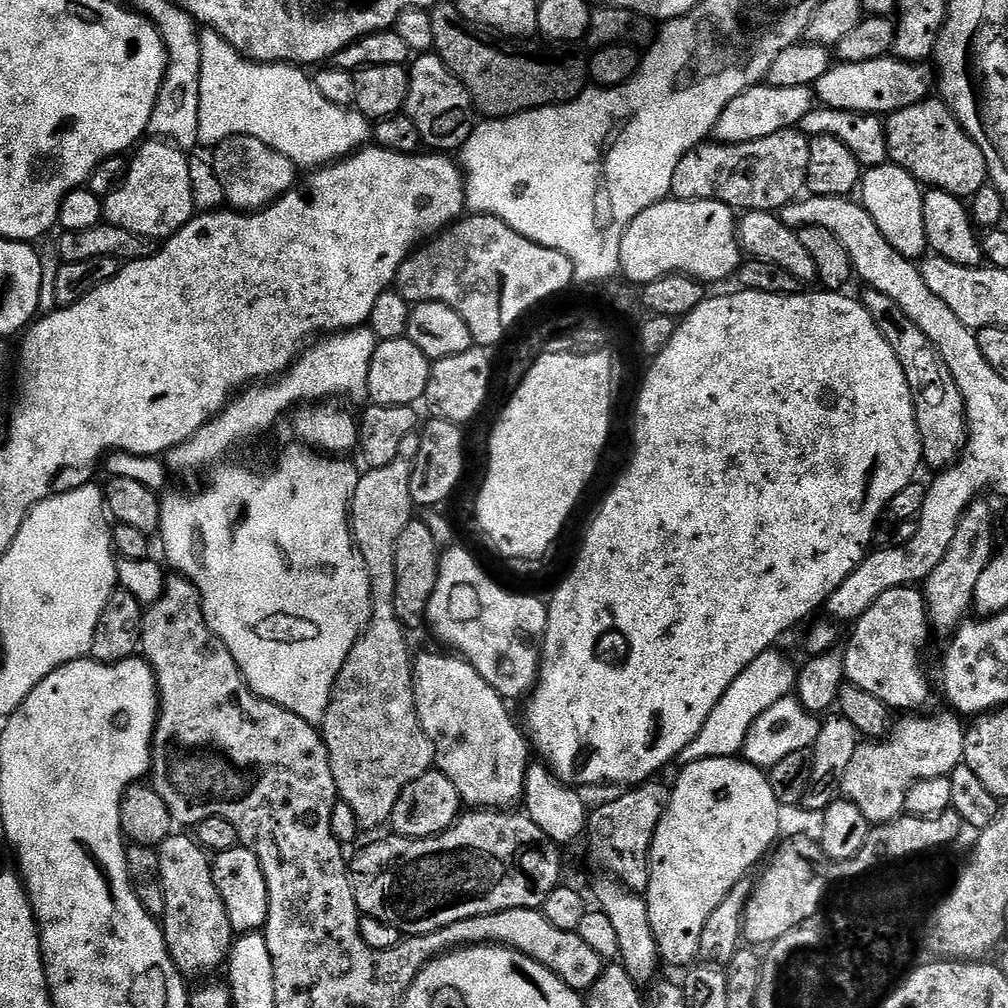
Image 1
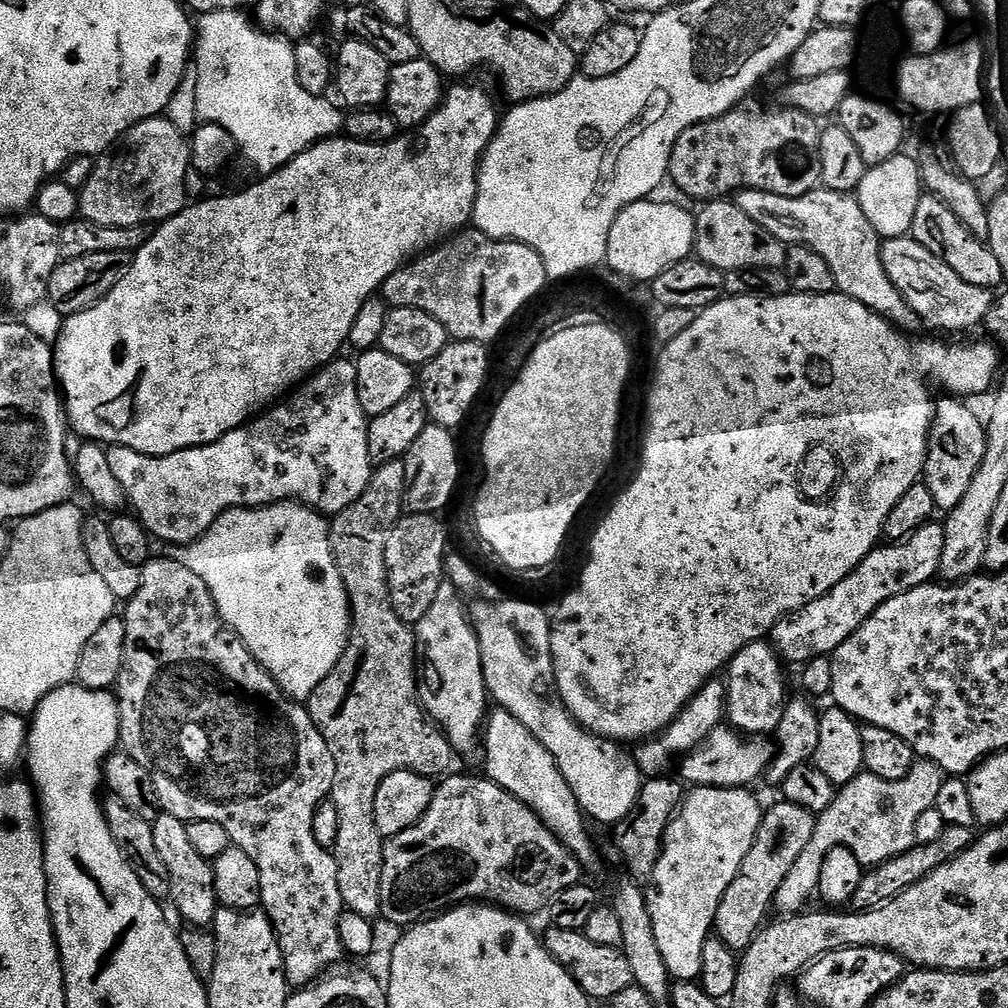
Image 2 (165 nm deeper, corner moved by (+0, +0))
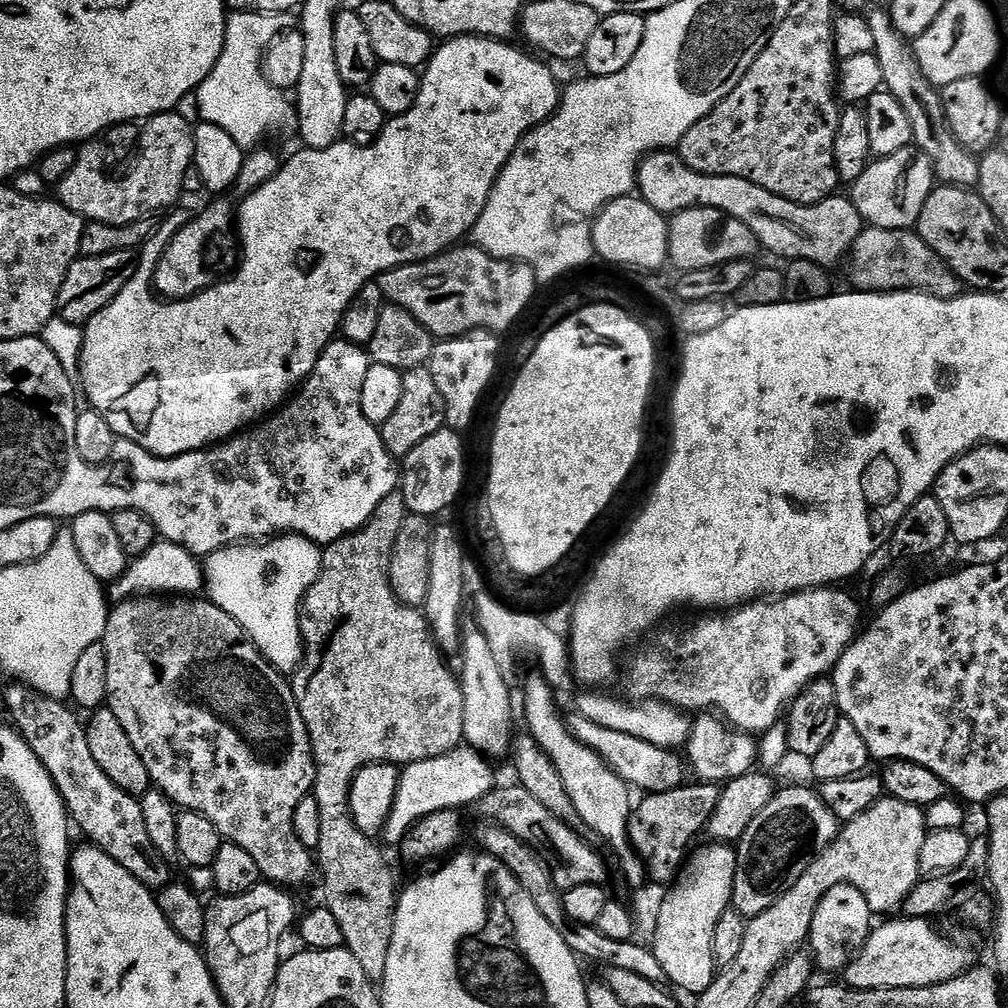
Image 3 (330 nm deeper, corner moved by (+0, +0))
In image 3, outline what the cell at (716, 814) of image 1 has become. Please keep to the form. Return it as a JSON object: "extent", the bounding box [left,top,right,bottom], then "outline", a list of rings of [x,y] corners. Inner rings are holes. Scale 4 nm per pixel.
{"extent":[650,842,736,994],"outline":[[[708,842],[705,848],[699,848],[691,853],[676,883],[667,889],[668,897],[661,902],[660,913],[656,916],[656,937],[650,940],[651,950],[662,966],[665,981],[673,989],[681,988],[691,994],[705,992],[718,975],[712,957],[714,926],[718,926],[722,910],[732,903],[736,869],[736,849],[731,843]]]}

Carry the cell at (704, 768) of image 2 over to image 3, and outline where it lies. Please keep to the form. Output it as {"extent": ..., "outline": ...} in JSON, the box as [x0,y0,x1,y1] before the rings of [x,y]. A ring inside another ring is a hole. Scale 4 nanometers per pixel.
{"extent":[570,714,686,794],"outline":[[[579,714],[573,717],[570,720],[570,727],[576,739],[598,753],[608,763],[610,770],[618,774],[618,778],[622,778],[633,789],[641,788],[641,793],[651,794],[674,790],[685,783],[686,760],[679,751],[650,746],[650,742],[642,742],[640,738],[634,738],[631,734],[622,734],[618,730],[606,730],[606,726],[598,726],[590,722],[590,718]]]}

